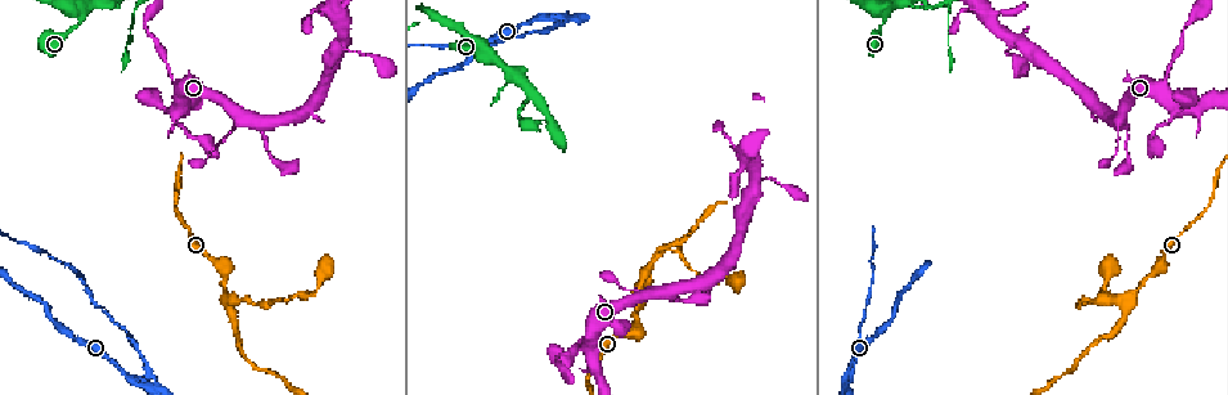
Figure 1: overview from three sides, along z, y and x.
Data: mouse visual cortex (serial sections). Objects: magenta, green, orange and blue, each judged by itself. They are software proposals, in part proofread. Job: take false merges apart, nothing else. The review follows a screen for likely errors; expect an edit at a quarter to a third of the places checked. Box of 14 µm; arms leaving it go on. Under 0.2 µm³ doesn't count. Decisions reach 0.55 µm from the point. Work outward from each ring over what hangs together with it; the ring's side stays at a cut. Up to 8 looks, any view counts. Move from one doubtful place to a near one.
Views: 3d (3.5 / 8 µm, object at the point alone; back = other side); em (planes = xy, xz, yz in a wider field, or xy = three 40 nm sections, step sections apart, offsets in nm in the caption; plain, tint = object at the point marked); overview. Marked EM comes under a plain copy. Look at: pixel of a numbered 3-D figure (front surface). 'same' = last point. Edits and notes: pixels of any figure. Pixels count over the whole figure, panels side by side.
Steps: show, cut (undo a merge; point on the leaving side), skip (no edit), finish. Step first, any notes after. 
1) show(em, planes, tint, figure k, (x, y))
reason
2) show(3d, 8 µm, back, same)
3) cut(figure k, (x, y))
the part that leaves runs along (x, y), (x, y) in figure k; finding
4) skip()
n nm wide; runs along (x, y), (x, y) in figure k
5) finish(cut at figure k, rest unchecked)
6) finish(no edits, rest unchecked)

show(3d, 3.5 µm, back, figure 1, (580, 340))
narrows sharply

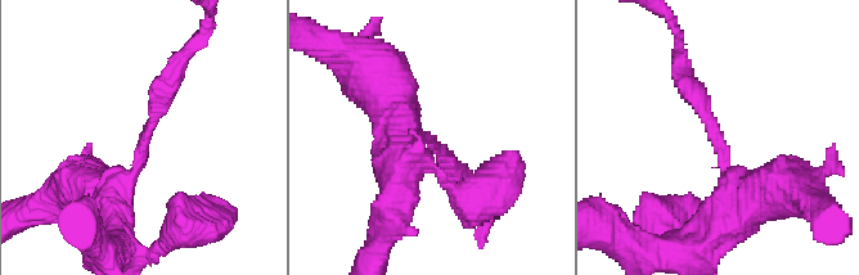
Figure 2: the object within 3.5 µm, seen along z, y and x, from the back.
show(em, xy, step 5, tint, figure 2, (427, 134))
arms of 200, 600 nm; need the tissue

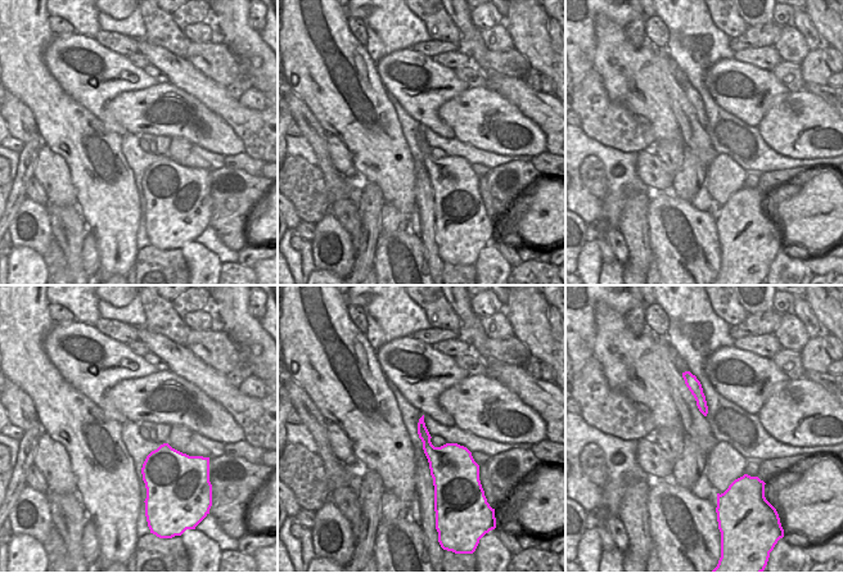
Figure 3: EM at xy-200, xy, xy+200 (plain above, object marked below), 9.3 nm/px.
skip()
continuous, no second cell

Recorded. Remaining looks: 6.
show(em, planes, tint, figure 1, (640, 305))
three arms meet

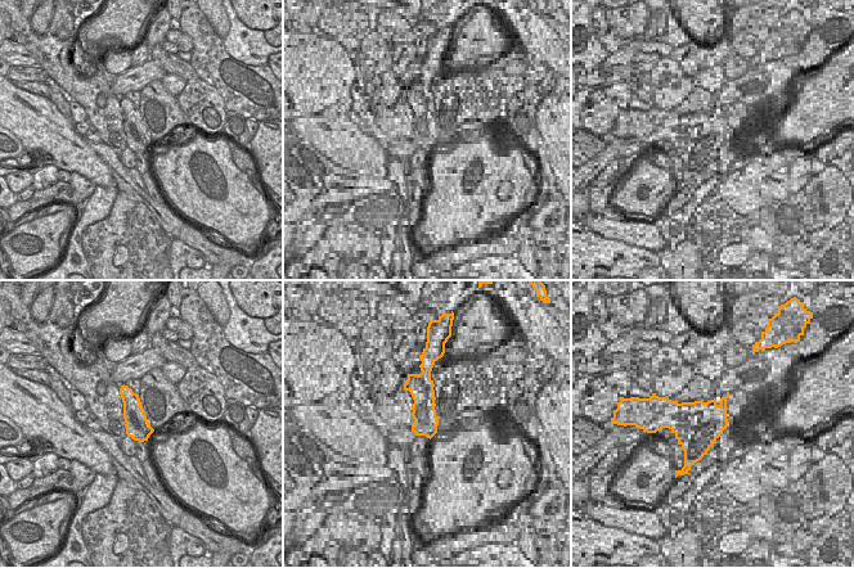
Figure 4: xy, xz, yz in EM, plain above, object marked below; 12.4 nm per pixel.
show(3d, 3.5 µm, same)
wider look

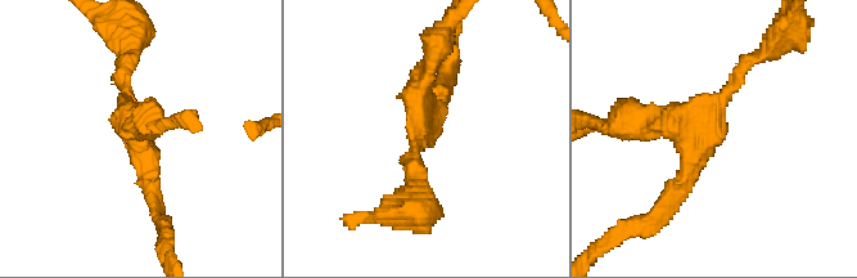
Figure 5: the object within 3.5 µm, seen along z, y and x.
skip()
arms of 150, 250, 250 nm; runs along (763, 53), (707, 120), (625, 120) in figure 5; one cell here

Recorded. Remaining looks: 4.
show(3d, 8 µm, figure 1, (849, 378))
sharp bend

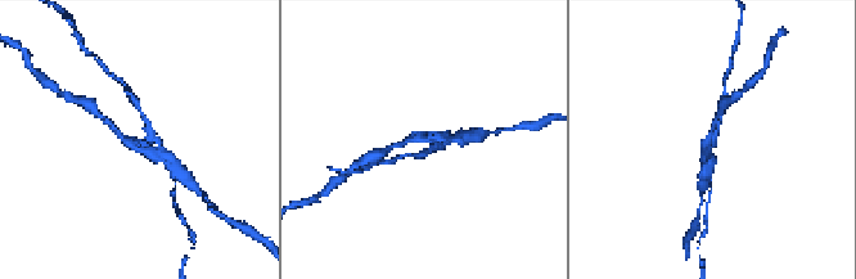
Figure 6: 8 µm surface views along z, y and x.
show(3d, 3.5 µm, figure 6, (128, 140))

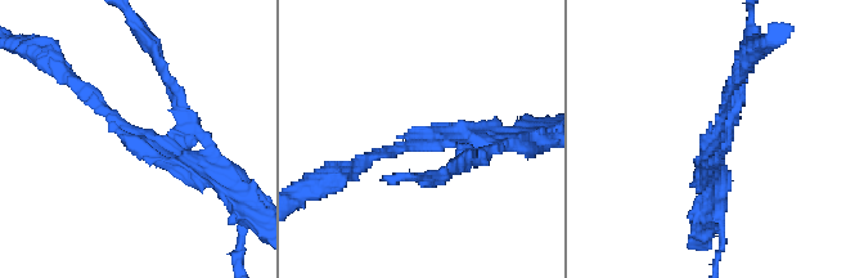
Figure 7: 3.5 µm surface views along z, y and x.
show(em, xy, step 5, tint, figure 7, (136, 137))
3 arms; arms of 150, 150, 200 nm

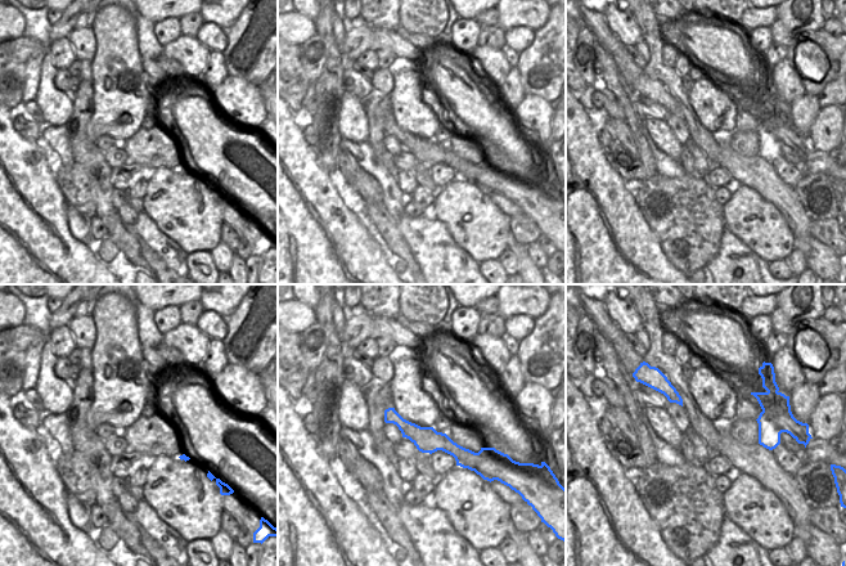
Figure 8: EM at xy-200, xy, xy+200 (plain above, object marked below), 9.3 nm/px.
cut(figure 7, (175, 90))
240 nm wide; the part that leaves runs along (172, 131), (180, 92), (138, 28) in figure 7; two cells meet here

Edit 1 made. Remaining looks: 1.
finish(cut at figure 7, rest unchecked)

